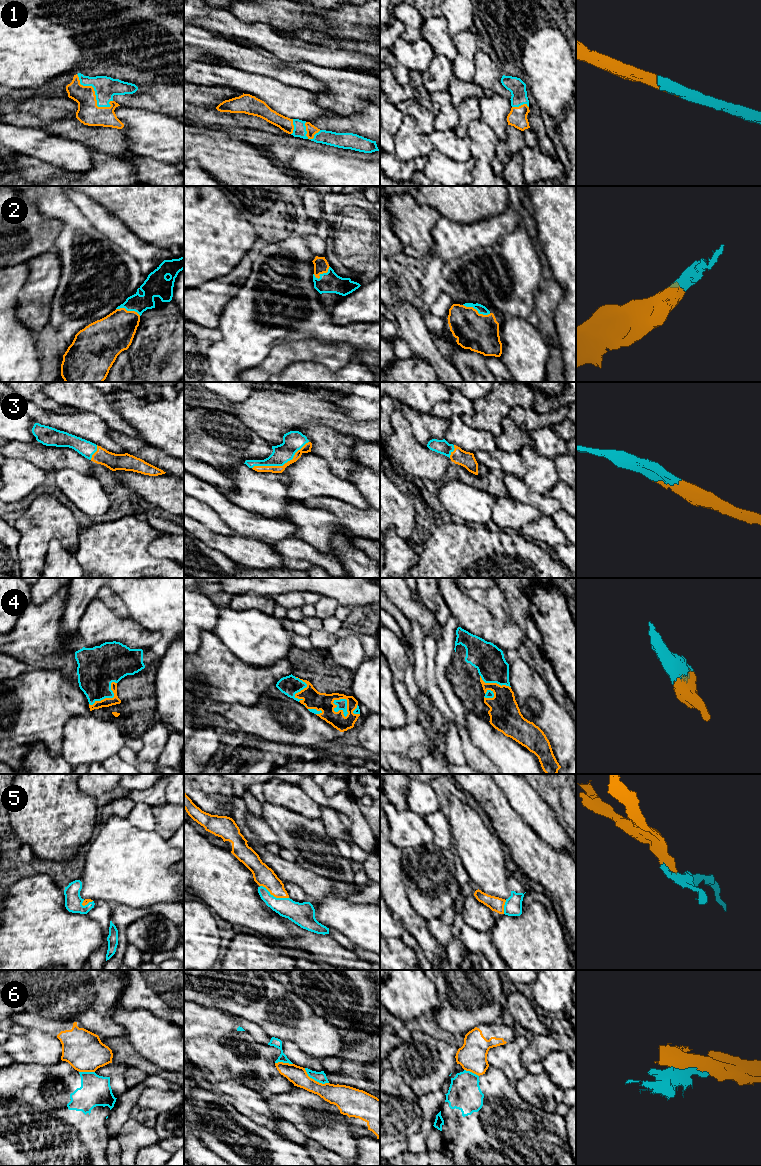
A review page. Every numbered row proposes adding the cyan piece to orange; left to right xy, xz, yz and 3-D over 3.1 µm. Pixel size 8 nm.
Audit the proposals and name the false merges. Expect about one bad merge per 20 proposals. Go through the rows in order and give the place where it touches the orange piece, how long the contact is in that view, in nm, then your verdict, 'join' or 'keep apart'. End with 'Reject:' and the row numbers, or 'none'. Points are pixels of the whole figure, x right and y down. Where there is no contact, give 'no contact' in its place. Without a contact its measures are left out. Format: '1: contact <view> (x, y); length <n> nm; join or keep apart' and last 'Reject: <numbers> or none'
1: contact xy (94, 93); length 380 nm; join
2: contact yz (477, 311); length 240 nm; join
3: contact xz (281, 466); length 500 nm; join
4: contact xz (336, 712); length 180 nm; join
5: contact xz (274, 896); length 260 nm; join
6: contact xz (314, 1080); length 240 nm; keep apart
Reject: 6

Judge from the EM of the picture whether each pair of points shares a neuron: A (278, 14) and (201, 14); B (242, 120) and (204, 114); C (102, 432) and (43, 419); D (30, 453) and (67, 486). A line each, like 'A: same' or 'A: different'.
A: different
B: same
C: same
D: different

